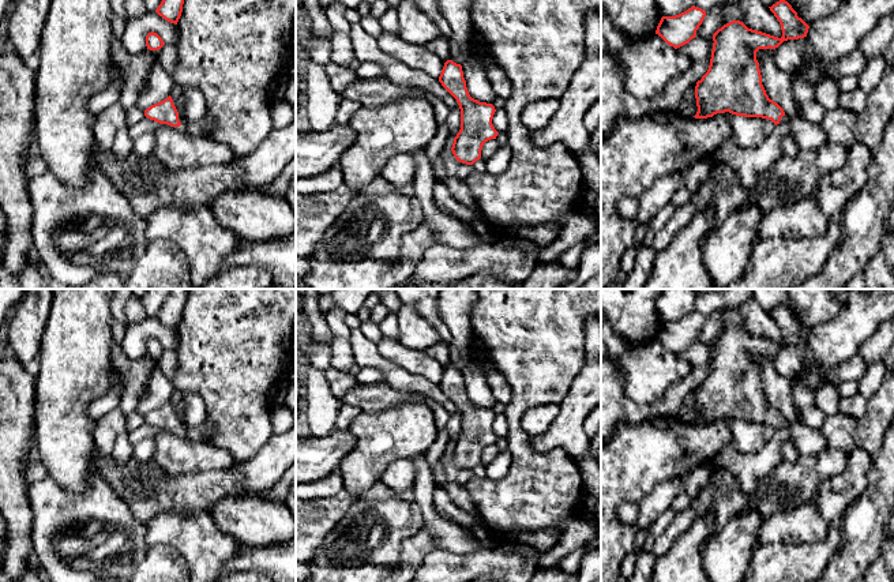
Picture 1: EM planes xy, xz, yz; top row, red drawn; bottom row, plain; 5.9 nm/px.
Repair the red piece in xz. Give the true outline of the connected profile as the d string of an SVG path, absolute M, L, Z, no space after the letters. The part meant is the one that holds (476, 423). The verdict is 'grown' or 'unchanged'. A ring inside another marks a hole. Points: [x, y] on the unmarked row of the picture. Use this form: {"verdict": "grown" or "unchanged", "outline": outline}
{"verdict": "unchanged", "outline": "M452 365L444 368L439 387L457 405L461 414L461 435L454 443L451 457L457 466L473 470L481 463L484 448L496 444L499 439L492 429L496 414L492 409L470 402L462 371Z"}

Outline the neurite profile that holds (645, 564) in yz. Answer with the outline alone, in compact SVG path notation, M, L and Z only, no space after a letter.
M642 552L635 563L635 570L628 582L650 582L657 556L653 552Z

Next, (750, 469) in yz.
M769 358L759 361L762 390L770 405L785 417L786 425L775 431L763 448L754 454L740 454L726 447L714 461L714 468L730 472L739 481L741 492L754 495L760 481L782 461L782 444L792 440L789 425L797 420L792 402L790 380L775 372Z

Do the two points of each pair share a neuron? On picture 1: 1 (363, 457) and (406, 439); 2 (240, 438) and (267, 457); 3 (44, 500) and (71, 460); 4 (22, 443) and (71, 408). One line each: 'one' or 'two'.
1: one
2: two
3: two
4: two

